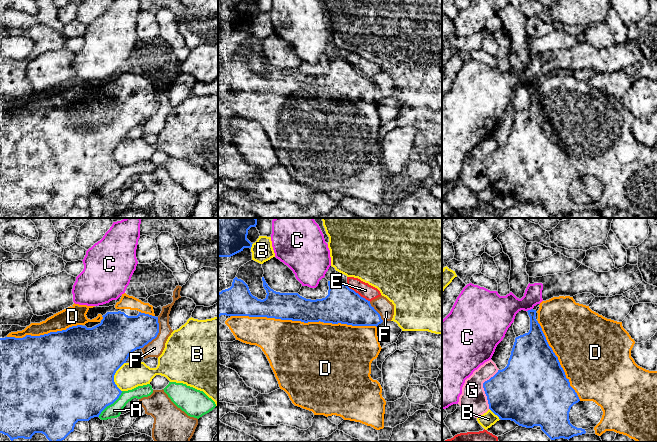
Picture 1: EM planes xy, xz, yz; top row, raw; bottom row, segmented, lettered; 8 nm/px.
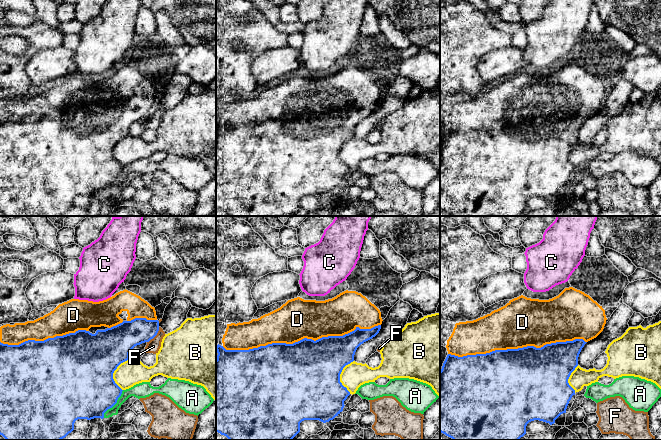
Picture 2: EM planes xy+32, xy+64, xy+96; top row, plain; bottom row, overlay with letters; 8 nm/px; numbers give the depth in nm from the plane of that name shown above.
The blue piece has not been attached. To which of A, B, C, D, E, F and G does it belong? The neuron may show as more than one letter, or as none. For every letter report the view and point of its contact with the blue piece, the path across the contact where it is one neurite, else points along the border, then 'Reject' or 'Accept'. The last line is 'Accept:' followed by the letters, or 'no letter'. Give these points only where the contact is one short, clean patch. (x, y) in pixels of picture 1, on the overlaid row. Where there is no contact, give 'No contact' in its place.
A: Touches blue at xy (110, 404). Boundary: xy (122, 391), (98, 416). Reject
B: Touches blue at xy (113, 377). Reject
C: Touches blue at yz (529, 310). Reject
D: Touches blue at xz (275, 318). Accept
E: Touches blue at xz (357, 293). Reject
F: Touches blue at xy (157, 334). Boundary: xy (158, 317), (158, 334), (141, 348). Reject
G: Touches blue at yz (483, 387). Reject
Accept: D

